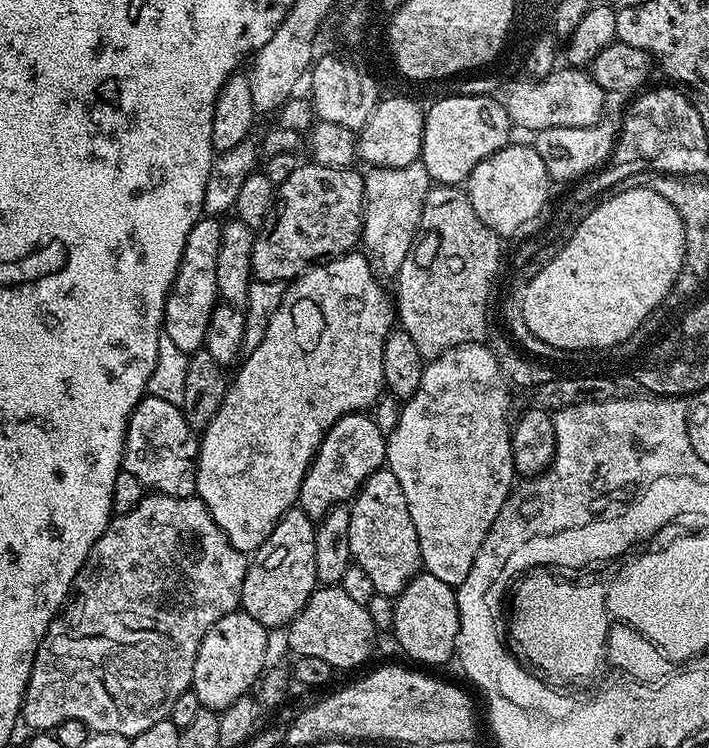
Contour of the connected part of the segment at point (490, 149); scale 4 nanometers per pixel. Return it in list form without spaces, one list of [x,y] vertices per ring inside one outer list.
[[[446,94],[441,100],[436,100],[432,105],[427,105],[424,114],[424,133],[422,134],[422,150],[419,162],[426,166],[426,174],[437,185],[451,184],[460,186],[467,181],[468,175],[490,154],[502,150],[513,139],[514,125],[507,114],[505,105],[491,95],[464,96]]]

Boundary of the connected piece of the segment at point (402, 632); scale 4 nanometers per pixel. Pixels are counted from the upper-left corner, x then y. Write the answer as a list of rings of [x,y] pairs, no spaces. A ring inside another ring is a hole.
[[[421,571],[419,574],[412,579],[411,582],[407,584],[406,587],[400,592],[400,595],[395,597],[394,603],[396,605],[396,609],[394,610],[394,622],[392,623],[390,632],[391,635],[396,635],[396,640],[400,643],[400,648],[405,652],[406,655],[409,656],[412,661],[420,666],[428,666],[424,664],[444,664],[449,659],[450,661],[456,655],[456,639],[458,638],[458,630],[460,627],[458,626],[458,602],[456,601],[456,588],[453,585],[447,584],[446,582],[441,582],[440,579],[434,578],[434,574],[430,574],[429,572]]]

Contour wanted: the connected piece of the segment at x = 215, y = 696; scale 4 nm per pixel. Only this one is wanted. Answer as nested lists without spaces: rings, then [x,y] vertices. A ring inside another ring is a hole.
[[[242,610],[226,614],[226,618],[218,618],[218,622],[206,630],[206,638],[202,638],[202,646],[198,646],[198,658],[194,658],[191,687],[191,691],[198,694],[201,708],[229,708],[238,702],[238,698],[249,695],[257,687],[266,672],[268,636],[269,629]]]

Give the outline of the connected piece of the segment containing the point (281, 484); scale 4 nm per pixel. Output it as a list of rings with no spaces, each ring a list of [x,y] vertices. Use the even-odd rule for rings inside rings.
[[[353,250],[343,256],[337,256],[335,260],[315,265],[299,278],[291,281],[278,310],[274,310],[274,318],[270,318],[270,326],[266,326],[266,338],[262,338],[262,343],[243,357],[244,365],[242,365],[242,360],[239,367],[235,369],[237,370],[236,377],[234,375],[231,377],[226,398],[222,406],[218,406],[218,414],[214,414],[214,418],[202,429],[202,435],[199,437],[200,453],[196,459],[195,495],[208,507],[208,512],[214,518],[214,522],[226,534],[234,550],[252,554],[262,546],[262,542],[266,542],[266,538],[274,530],[276,523],[288,513],[289,508],[299,501],[302,478],[312,465],[312,459],[316,457],[316,447],[320,445],[322,438],[330,430],[330,426],[334,426],[334,422],[338,422],[338,418],[346,414],[371,409],[385,391],[382,350],[388,333],[394,328],[394,304],[389,293],[387,296],[383,286],[376,284],[376,280],[378,281],[378,276],[369,257]]]

